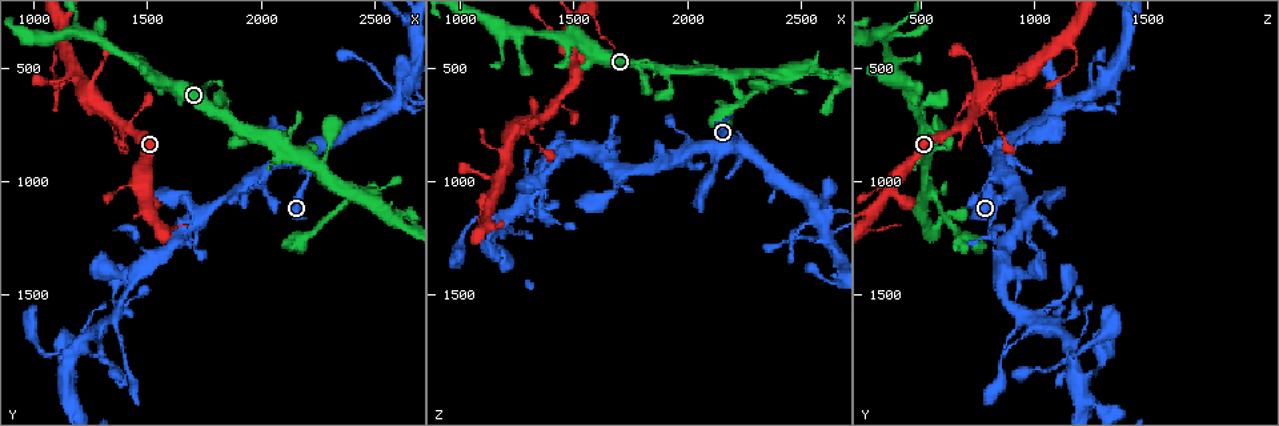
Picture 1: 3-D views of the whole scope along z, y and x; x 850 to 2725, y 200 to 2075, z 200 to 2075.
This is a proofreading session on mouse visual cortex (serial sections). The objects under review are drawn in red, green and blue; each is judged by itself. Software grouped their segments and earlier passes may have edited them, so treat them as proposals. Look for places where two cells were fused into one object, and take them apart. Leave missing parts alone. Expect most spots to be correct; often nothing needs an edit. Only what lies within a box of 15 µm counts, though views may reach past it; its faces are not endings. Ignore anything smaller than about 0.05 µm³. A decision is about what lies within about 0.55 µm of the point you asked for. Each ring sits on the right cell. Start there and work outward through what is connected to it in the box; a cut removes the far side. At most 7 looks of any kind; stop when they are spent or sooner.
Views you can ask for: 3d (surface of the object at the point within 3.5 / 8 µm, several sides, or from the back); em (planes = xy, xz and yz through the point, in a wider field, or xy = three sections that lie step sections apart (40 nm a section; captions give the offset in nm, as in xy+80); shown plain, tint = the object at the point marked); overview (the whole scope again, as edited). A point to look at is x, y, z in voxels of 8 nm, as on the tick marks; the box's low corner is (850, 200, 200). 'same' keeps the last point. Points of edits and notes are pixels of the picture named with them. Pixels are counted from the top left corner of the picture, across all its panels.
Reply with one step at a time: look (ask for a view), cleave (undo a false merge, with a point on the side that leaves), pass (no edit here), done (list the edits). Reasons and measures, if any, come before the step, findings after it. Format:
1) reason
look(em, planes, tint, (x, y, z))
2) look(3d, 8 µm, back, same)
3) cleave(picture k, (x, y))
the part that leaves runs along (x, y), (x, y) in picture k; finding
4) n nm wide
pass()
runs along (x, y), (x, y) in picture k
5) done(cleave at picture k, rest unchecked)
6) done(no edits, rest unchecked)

look(3d, 3.5 µm, (1480, 690, 680))

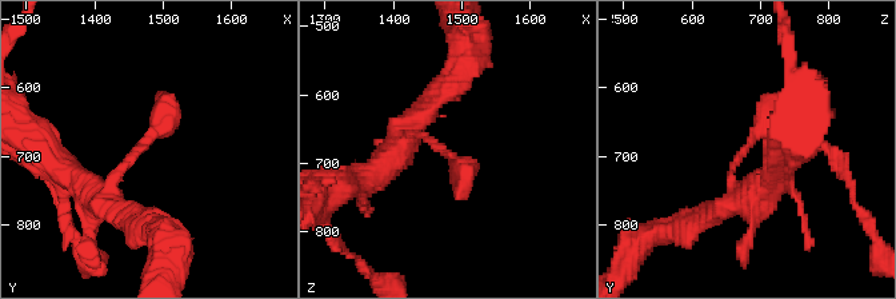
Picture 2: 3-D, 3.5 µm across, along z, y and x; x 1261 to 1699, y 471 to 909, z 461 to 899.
need the tissue
look(em, xy, step 5, tint, (1470, 685, 685))

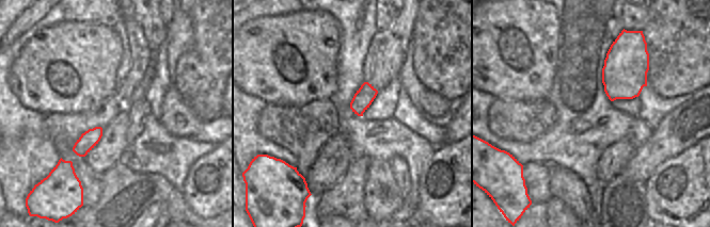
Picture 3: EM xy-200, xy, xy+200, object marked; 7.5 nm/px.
pass()
runs along (720, 210), (735, 202), (735, 160), (796, 95) in picture 2; continuous, no second cell

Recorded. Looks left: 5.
thin arm on a thick one
look(3d, 8 µm, (1250, 370, 340))

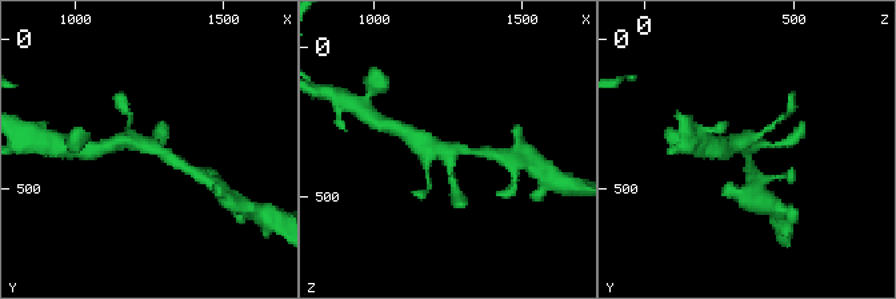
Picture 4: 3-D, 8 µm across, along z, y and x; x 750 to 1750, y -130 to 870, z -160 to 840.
look(3d, 3.5 µm, (1260, 370, 330))

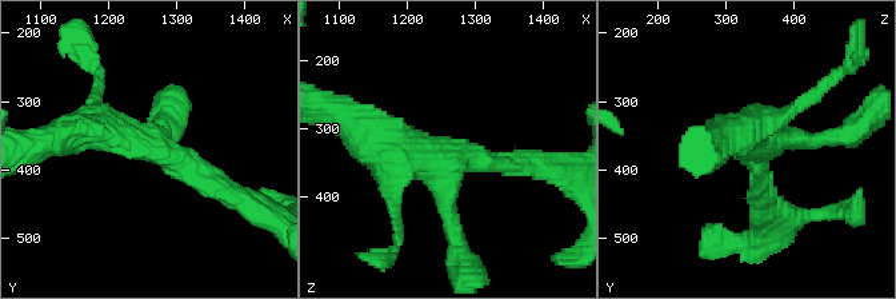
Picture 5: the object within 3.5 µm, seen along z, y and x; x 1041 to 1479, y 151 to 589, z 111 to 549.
4 arms; arms of 200, 200, 250, 500 nm
pass()
runs along (223, 191), (122, 134), (64, 134) in picture 5; continuous, no second cell

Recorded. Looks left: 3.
calibre changes
look(em, xy, step 1, tint, (2410, 1070, 520))

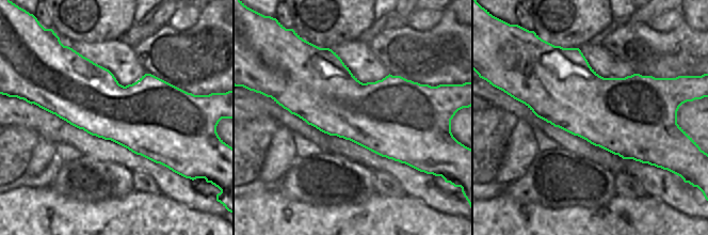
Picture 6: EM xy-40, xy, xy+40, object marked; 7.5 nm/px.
see where the arms go
look(3d, 3.5 µm, same)

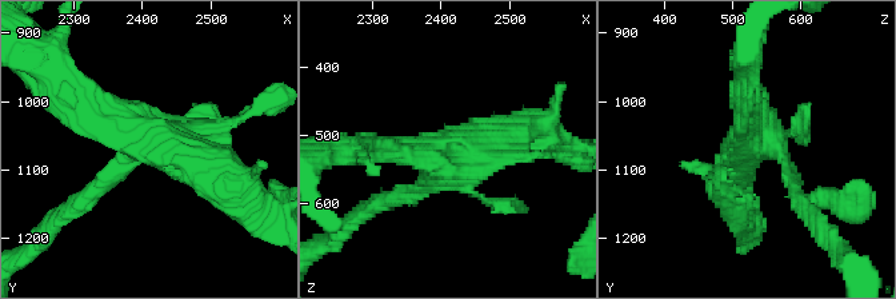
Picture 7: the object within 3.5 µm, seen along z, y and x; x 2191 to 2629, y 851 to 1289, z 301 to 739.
pass()
one cell here

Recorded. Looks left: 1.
done(no edits, rest unchecked)

